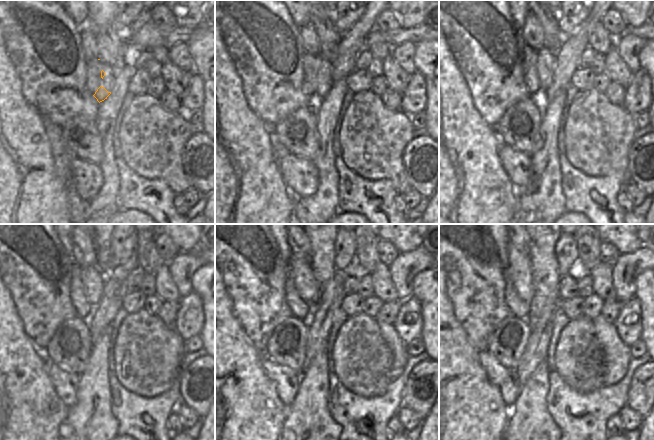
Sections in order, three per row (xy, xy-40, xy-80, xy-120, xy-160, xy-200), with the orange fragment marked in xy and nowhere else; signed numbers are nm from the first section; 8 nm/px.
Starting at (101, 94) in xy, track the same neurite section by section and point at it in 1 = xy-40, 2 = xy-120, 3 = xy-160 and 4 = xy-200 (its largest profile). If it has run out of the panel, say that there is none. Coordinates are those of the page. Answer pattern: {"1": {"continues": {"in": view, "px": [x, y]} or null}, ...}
{"1": {"continues": {"in": "xy-40", "px": [324, 78]}}, "2": {"continues": {"in": "xy-120", "px": [94, 281]}}, "3": {"continues": {"in": "xy-160", "px": [299, 267]}}, "4": {"continues": {"in": "xy-200", "px": [518, 268]}}}

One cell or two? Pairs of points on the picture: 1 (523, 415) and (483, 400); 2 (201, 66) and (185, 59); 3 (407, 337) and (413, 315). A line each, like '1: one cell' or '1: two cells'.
1: two cells
2: two cells
3: one cell

